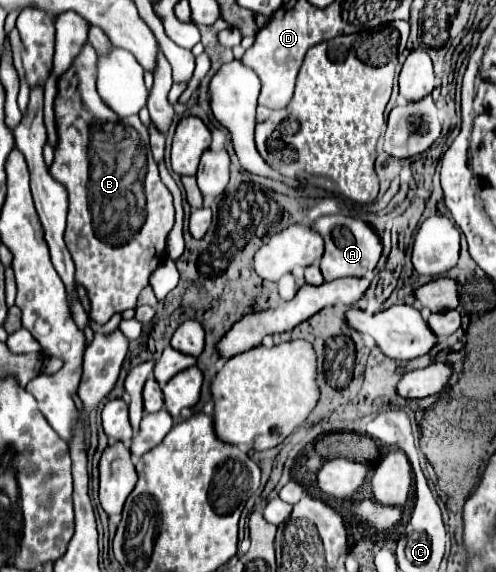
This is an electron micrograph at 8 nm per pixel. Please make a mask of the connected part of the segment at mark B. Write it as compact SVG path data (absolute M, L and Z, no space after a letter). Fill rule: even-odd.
M87 44L81 50L81 54L73 60L71 68L77 70L79 90L61 92L55 98L59 144L49 172L57 182L63 182L69 194L65 246L75 262L75 282L85 288L87 298L91 302L89 320L95 324L99 322L105 324L115 312L135 308L139 292L149 284L151 272L159 266L165 254L165 238L173 228L175 210L173 210L173 196L161 182L157 164L151 156L147 126L139 120L139 116L119 118L99 98L95 90L97 56L91 44Z

